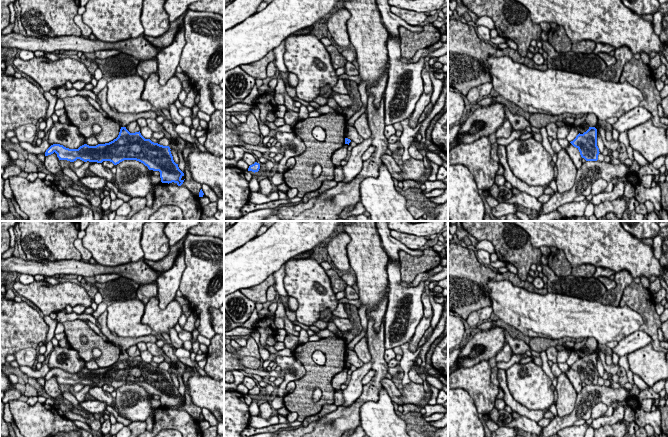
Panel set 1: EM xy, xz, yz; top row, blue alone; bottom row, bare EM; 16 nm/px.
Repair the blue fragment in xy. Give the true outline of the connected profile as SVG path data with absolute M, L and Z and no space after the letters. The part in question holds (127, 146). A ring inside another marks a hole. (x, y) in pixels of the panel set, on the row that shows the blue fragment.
M121 127L116 139L109 143L89 146L84 144L78 149L69 149L60 144L51 145L45 156L54 152L59 160L74 162L80 159L84 162L110 161L114 165L124 160L136 160L143 163L149 170L159 171L162 183L176 183L181 186L184 173L173 160L169 146L163 146L145 139L140 131L130 133L126 127Z

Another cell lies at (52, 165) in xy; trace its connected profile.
M55 152L51 155L46 156L43 164L47 173L59 176L64 175L63 168L60 165L60 160Z

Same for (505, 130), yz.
M505 120L504 123L496 130L496 139L497 138L509 138L513 132L511 123L508 120Z

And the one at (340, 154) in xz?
M344 144L343 147L337 149L333 155L332 155L332 163L335 165L335 166L340 166L341 165L341 161L342 160L345 160L345 158L347 157L347 147L349 145L348 144Z

